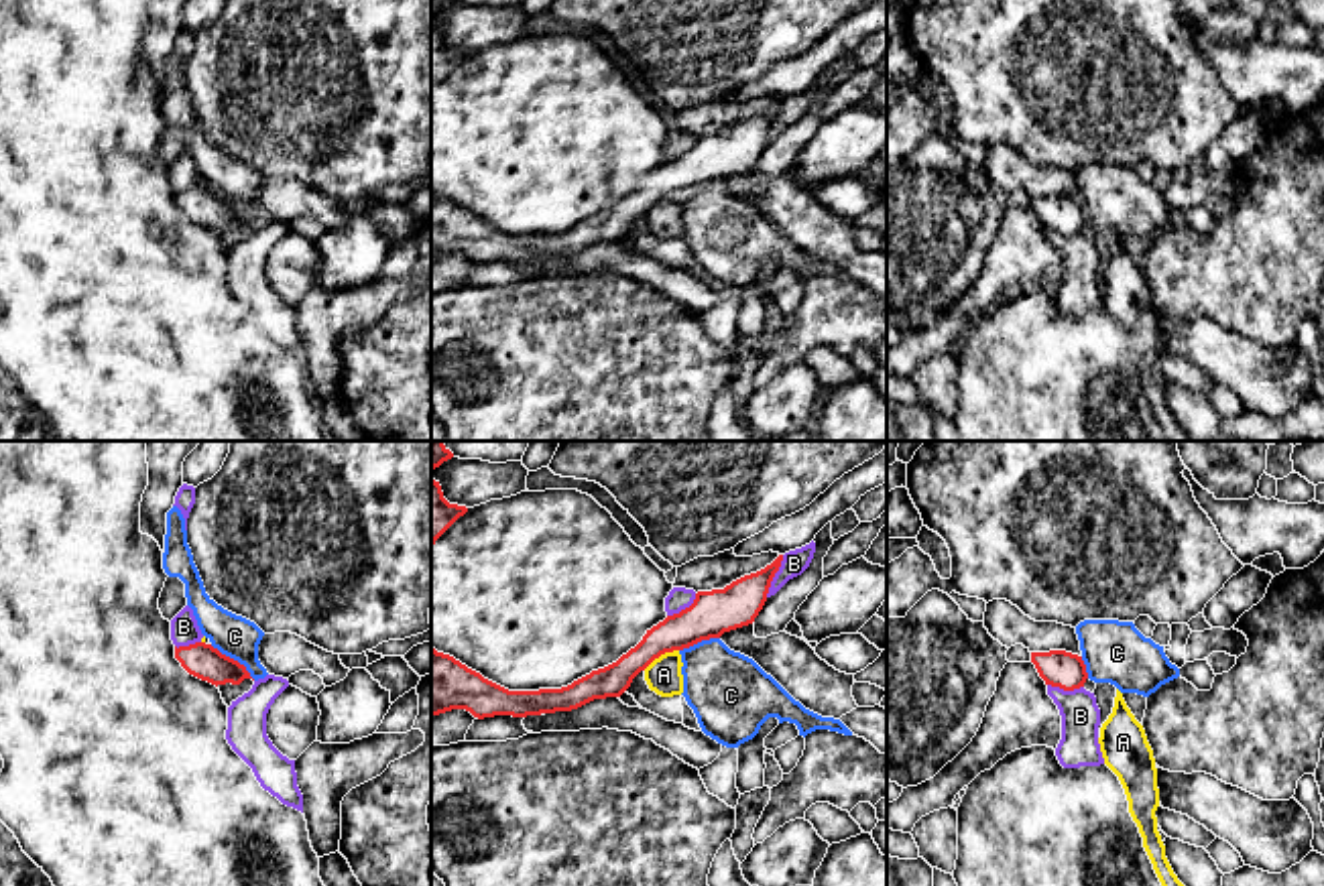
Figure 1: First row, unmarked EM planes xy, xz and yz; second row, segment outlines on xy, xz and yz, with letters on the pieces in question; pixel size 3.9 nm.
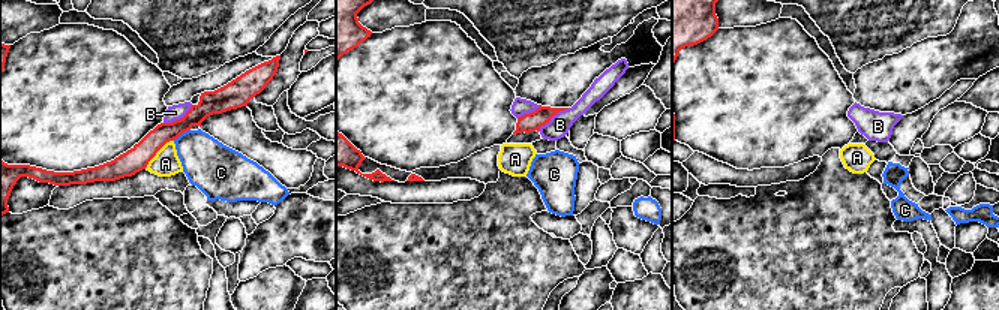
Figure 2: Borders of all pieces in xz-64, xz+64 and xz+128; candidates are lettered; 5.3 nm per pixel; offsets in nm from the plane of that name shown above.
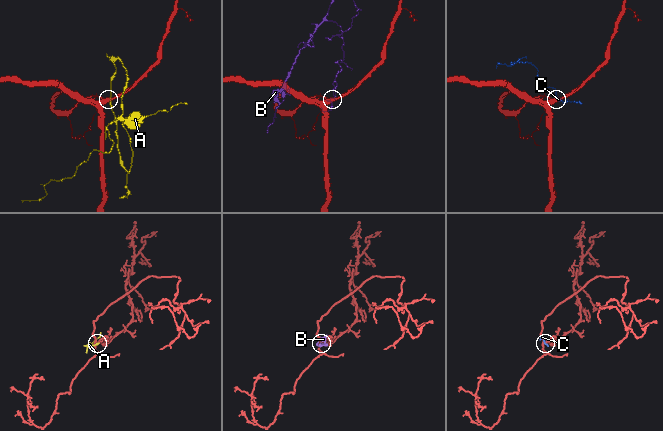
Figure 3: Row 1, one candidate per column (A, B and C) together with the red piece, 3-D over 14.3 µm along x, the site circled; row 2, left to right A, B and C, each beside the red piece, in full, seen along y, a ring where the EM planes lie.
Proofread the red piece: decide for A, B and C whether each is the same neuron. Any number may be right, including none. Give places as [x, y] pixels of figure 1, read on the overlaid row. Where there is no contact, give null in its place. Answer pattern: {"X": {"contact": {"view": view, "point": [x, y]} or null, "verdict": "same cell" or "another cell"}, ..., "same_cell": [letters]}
{"A": {"contact": {"view": "xz", "point": [659, 655]}, "verdict": "another cell"}, "B": {"contact": {"view": "xz", "point": [773, 576]}, "verdict": "another cell"}, "C": {"contact": {"view": "xy", "point": [232, 659]}, "verdict": "another cell"}, "same_cell": []}

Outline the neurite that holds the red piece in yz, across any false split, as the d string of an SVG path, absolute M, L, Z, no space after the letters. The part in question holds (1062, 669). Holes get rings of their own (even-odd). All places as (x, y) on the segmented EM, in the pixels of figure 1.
M1066 650L1031 652L1039 677L1045 685L1074 691L1084 687L1088 673L1082 656Z

